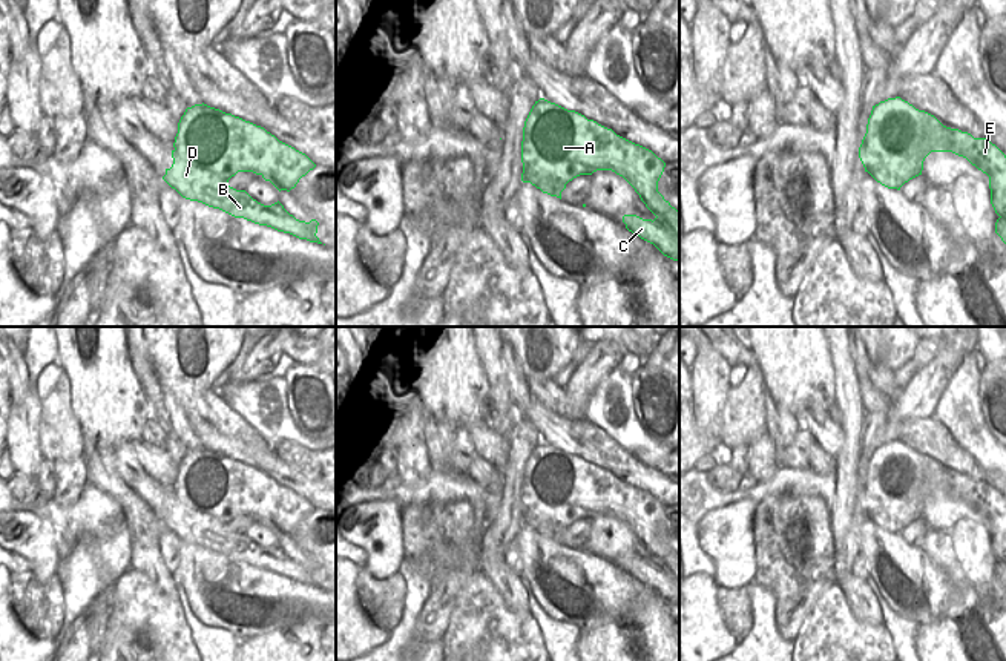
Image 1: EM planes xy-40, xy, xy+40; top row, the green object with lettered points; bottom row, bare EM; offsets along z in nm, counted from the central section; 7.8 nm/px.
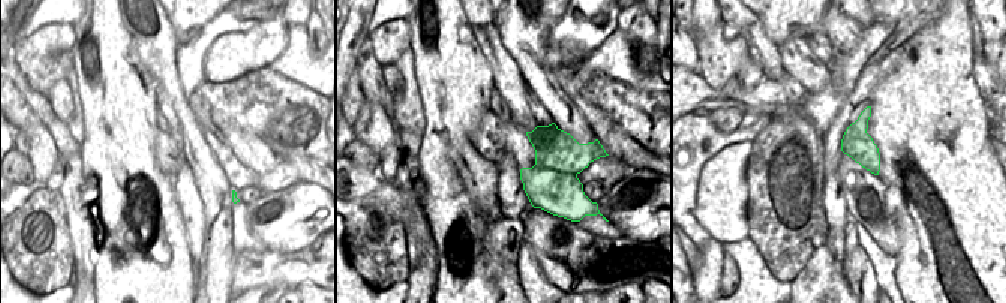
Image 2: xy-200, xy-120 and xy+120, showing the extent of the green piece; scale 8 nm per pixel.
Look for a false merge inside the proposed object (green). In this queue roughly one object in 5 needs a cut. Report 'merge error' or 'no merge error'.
merge error

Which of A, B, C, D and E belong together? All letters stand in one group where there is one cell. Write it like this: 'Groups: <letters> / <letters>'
Groups: A E / B C D

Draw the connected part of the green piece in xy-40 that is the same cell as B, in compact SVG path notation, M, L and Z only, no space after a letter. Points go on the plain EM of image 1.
M172 494L172 502L173 508L166 512L163 523L182 541L219 552L235 561L244 561L255 567L290 577L299 583L322 587L316 580L319 569L316 563L310 566L299 564L279 544L264 549L245 534L230 531L228 523L186 506L175 494Z

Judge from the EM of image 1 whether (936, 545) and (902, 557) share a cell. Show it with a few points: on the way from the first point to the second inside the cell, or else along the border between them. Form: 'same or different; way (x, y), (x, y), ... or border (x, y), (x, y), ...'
different; border (920, 549), (945, 577)

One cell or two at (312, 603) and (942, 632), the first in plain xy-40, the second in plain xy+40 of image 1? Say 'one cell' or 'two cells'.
two cells

